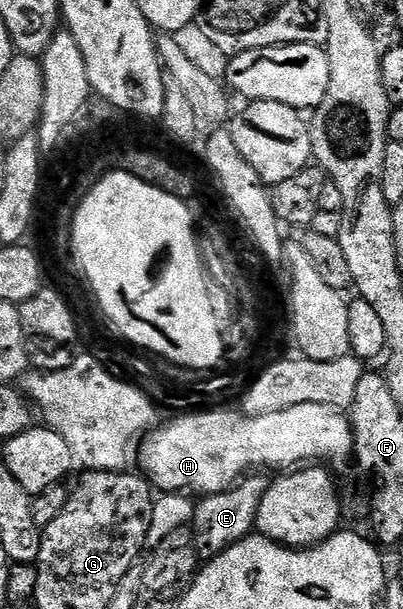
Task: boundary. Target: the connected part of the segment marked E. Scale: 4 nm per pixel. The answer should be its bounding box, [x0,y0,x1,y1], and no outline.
[189,474,269,561]

